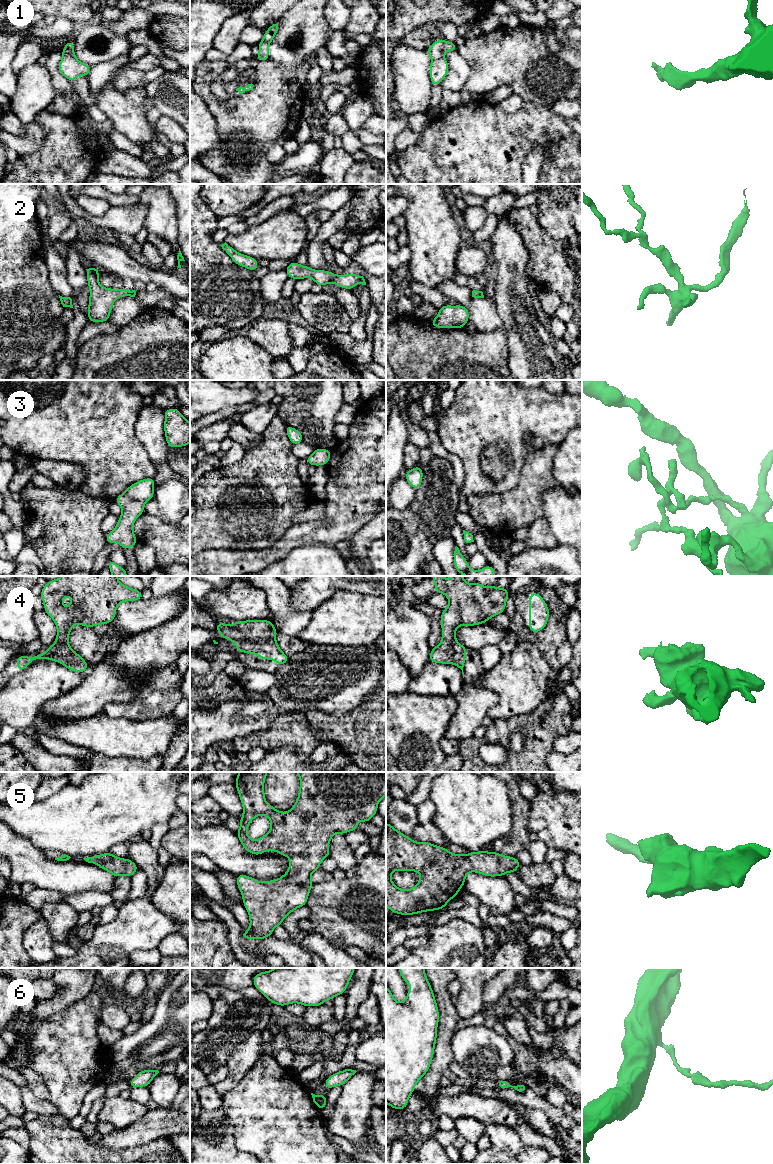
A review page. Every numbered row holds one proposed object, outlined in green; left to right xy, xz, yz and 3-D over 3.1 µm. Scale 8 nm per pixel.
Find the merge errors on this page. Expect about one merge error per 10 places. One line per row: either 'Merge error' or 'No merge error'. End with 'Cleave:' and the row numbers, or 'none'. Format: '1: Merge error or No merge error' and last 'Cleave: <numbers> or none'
1: No merge error
2: No merge error
3: No merge error
4: No merge error
5: No merge error
6: No merge error
Cleave: none

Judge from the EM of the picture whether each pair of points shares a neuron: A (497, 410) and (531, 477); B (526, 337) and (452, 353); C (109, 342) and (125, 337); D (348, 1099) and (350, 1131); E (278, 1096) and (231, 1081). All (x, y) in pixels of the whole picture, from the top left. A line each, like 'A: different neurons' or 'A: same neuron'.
A: different neurons
B: different neurons
C: same neuron
D: same neuron
E: different neurons

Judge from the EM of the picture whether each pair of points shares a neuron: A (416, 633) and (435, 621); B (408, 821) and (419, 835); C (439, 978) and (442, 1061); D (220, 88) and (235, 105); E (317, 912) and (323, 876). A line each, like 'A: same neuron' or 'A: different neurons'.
A: different neurons
B: different neurons
C: same neuron
D: different neurons
E: different neurons

